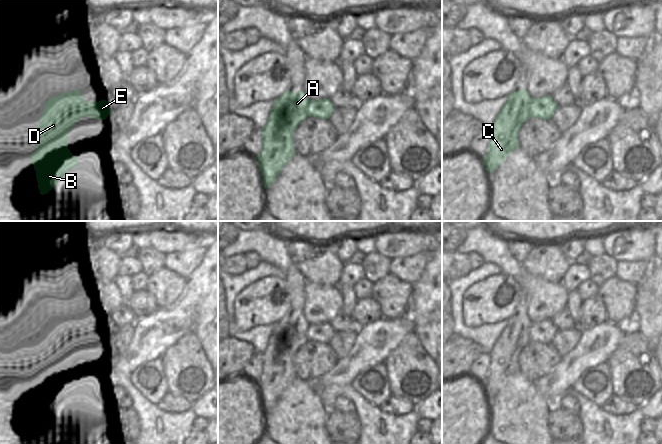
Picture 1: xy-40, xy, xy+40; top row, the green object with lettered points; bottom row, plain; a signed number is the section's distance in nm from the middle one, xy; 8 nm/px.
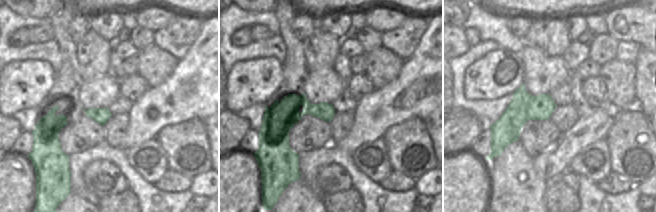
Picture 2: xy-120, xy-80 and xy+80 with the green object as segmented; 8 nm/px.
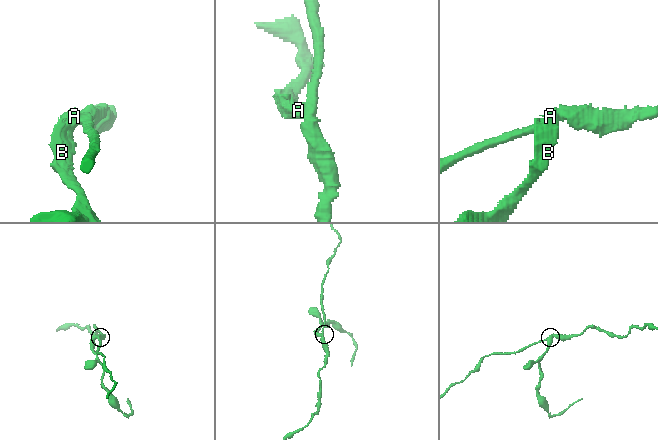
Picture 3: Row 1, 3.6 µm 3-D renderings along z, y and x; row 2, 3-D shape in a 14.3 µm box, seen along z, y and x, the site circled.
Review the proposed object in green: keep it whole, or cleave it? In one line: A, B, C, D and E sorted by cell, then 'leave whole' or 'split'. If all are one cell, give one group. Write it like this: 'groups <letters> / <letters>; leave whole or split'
groups A B C D / E; split

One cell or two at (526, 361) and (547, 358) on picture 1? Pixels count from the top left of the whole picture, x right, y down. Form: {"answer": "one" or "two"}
{"answer": "one"}

